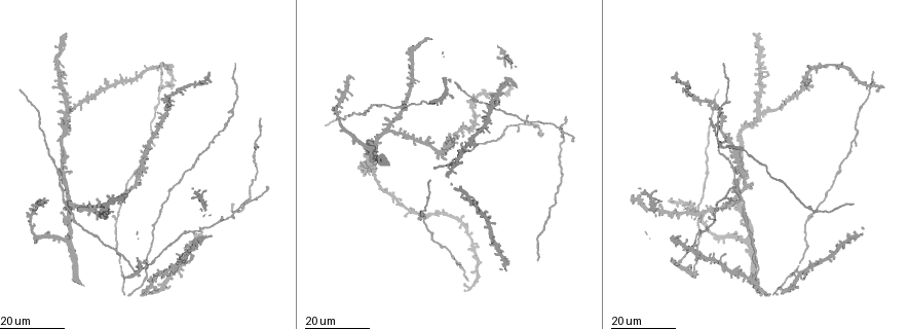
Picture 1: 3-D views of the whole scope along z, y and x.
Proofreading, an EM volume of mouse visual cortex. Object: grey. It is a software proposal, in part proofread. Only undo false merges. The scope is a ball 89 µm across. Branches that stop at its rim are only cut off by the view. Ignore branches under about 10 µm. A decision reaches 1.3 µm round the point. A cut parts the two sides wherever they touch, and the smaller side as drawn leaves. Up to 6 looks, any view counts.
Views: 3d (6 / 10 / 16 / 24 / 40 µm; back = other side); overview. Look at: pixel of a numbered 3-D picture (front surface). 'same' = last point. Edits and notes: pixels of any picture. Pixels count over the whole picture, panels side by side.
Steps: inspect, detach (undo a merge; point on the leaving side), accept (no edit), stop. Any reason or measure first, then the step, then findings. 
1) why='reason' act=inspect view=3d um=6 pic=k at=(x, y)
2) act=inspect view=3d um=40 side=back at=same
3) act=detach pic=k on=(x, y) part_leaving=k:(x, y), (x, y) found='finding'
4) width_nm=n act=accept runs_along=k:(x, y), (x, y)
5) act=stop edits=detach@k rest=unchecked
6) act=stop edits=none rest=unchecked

why='four-way junction' act=inspect view=3d um=16 pic=1 at=(145, 279)

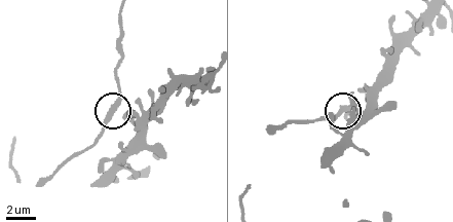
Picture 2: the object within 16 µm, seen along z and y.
act=inspect view=3d um=10 pic=2 at=(117, 100)

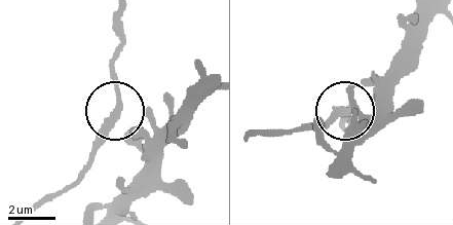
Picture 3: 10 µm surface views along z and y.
arms=4 act=accept found='one neuron here'

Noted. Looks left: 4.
why='branch point' act=inspect view=3d um=16 pic=1 at=(389, 128)

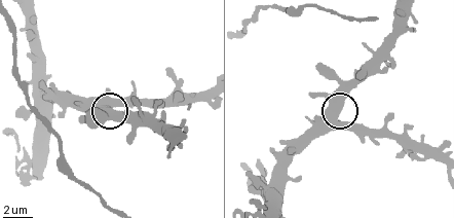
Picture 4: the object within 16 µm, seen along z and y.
act=inspect view=3d um=10 pic=4 at=(334, 115)

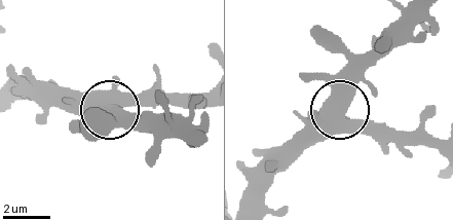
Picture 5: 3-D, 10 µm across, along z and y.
width_nm=480 act=accept found='one neuron here'

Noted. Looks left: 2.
why='thick turns thin' act=inspect view=3d um=24 pic=1 at=(528, 121)

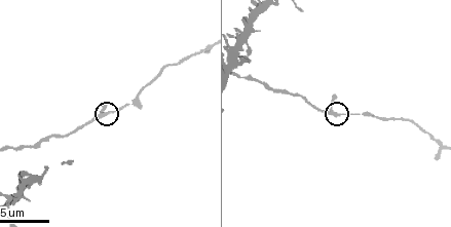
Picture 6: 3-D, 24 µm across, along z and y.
why='zoom in' act=inspect view=3d um=10 pic=6 at=(340, 115)

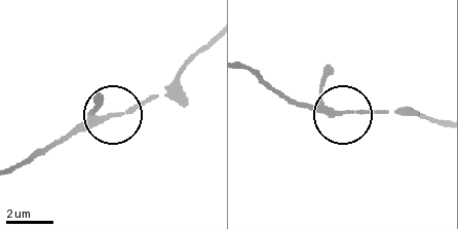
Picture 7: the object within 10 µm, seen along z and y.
width_nm=160 act=accept found='one neuron here'

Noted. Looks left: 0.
act=stop edits=none rest=unchecked

